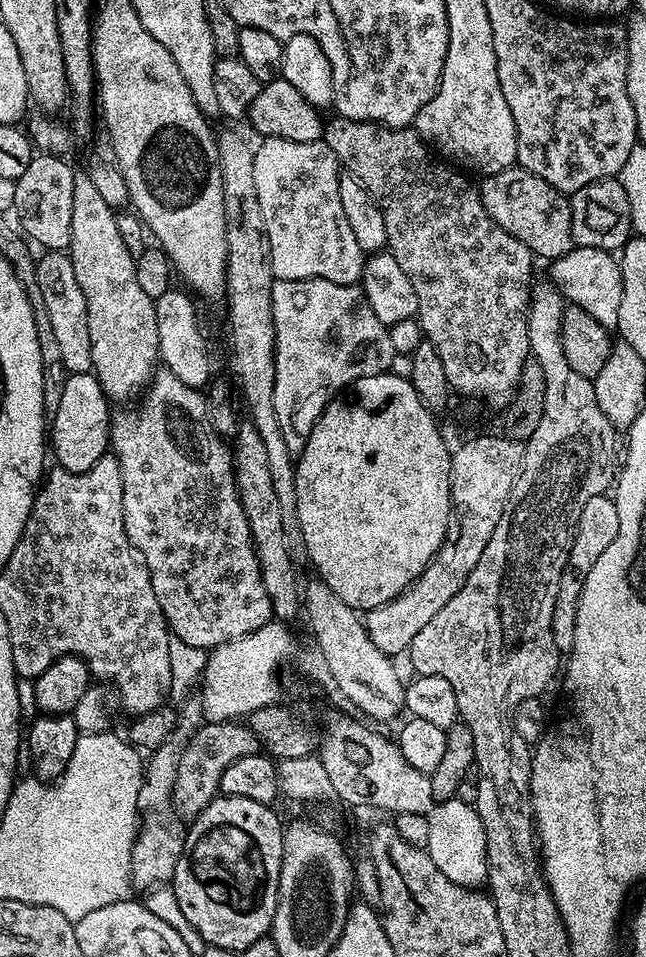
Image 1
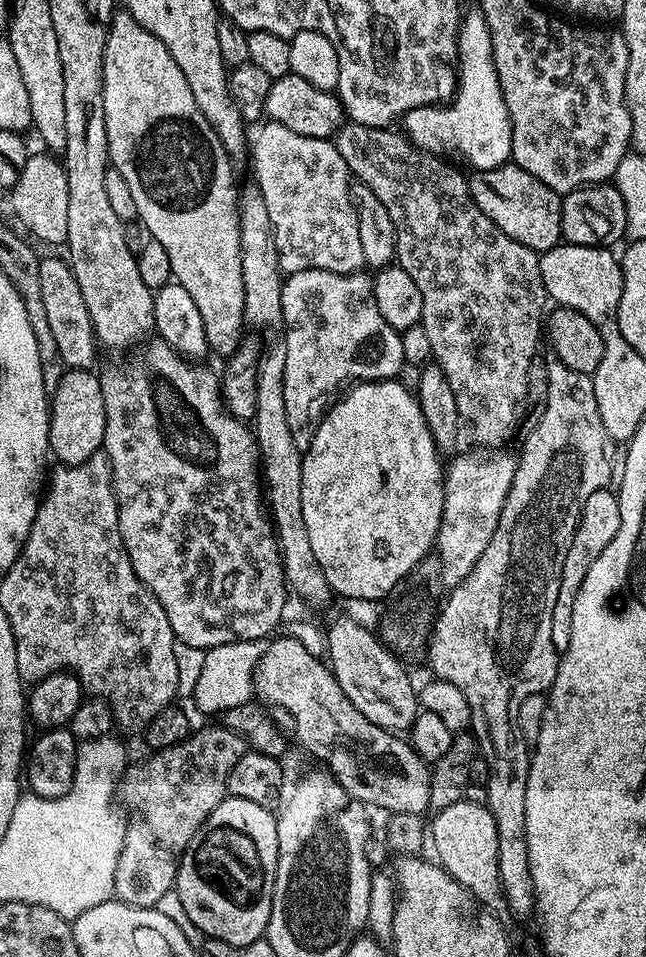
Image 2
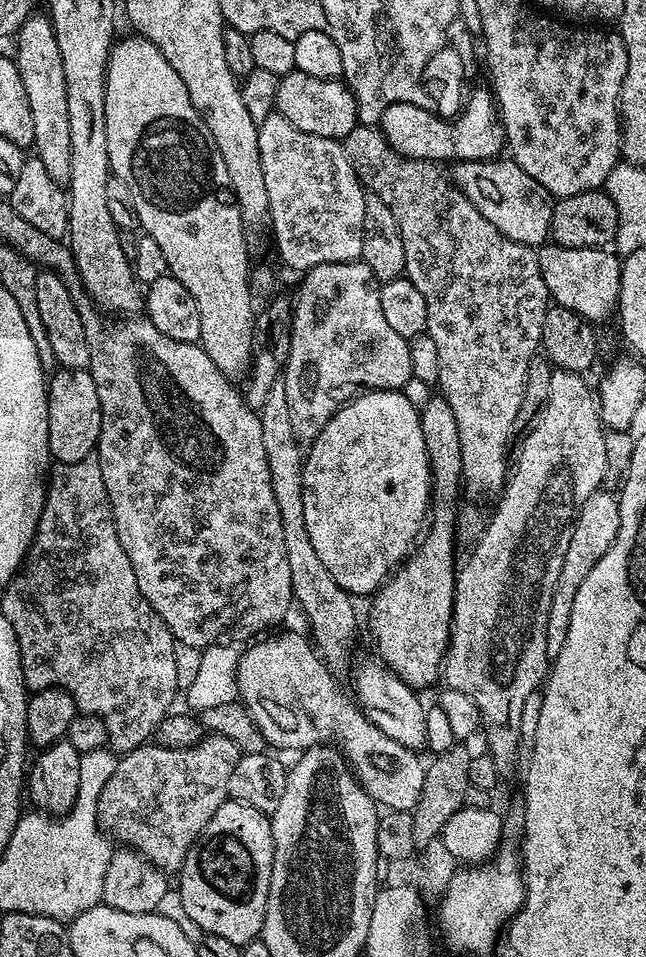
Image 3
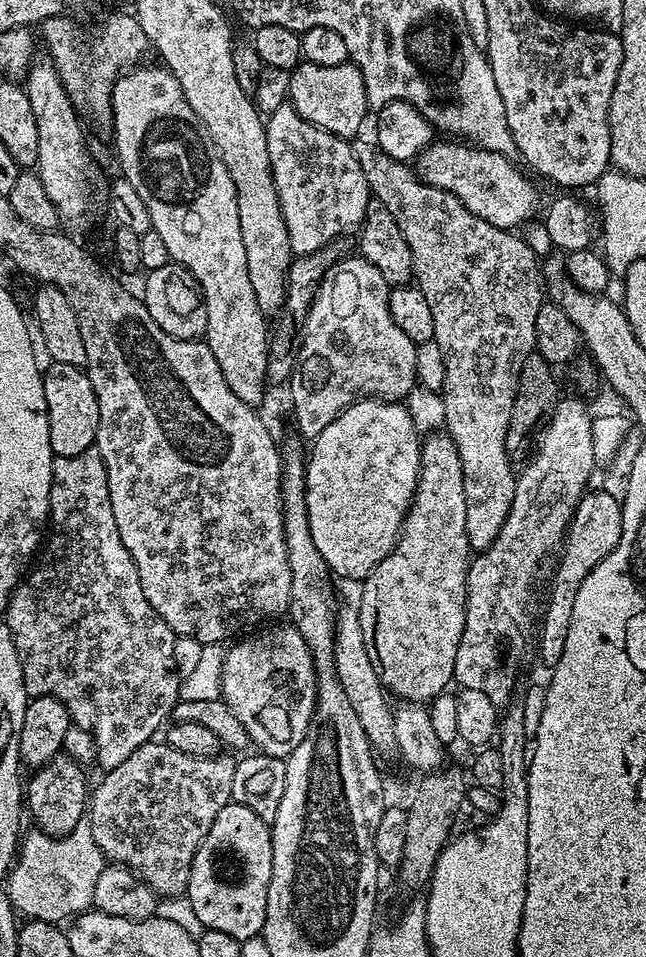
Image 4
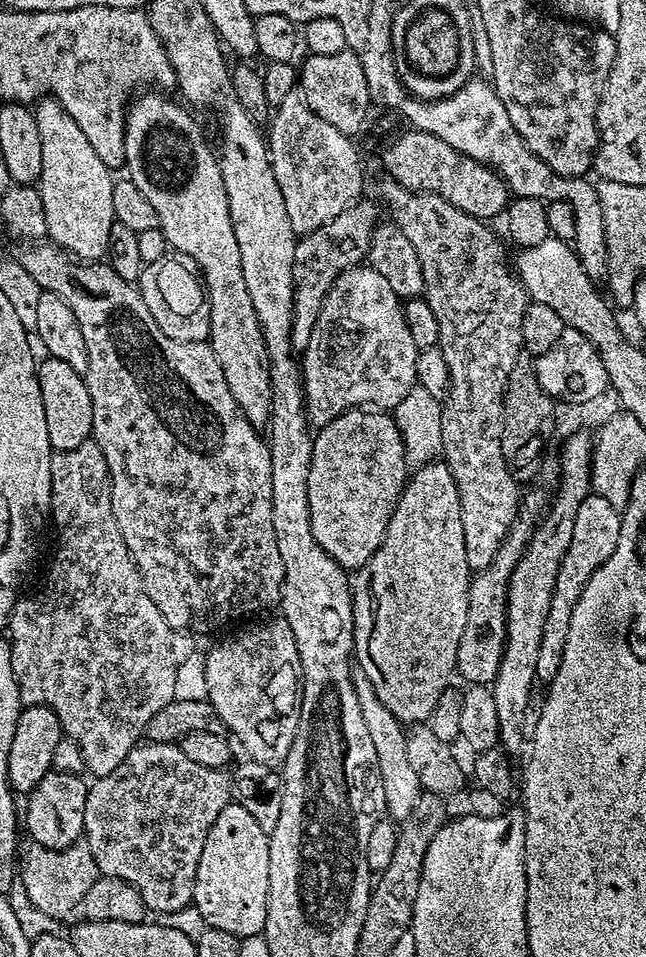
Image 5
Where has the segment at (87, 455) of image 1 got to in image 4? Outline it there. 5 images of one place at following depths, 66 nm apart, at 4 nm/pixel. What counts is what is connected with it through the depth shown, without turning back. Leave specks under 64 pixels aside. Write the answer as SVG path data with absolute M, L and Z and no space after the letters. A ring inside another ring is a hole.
M52 362L43 369L42 375L53 457L82 454L95 445L98 434L98 398L94 386L90 386L87 371Z

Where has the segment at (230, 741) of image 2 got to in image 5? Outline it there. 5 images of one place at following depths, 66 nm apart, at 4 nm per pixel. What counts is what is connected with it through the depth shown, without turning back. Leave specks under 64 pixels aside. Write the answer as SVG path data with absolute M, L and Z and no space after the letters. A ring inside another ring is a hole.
M141 742L130 750L130 754L126 754L126 758L122 762L122 766L118 766L118 770L110 770L110 774L91 781L86 798L86 818L84 819L82 840L90 850L90 854L96 863L96 871L100 876L122 879L122 881L128 882L130 886L134 886L134 889L141 895L142 902L149 913L174 912L192 904L194 878L198 874L198 858L202 858L202 846L206 846L206 834L210 834L210 826L214 826L214 818L218 818L218 814L222 814L222 810L226 810L226 806L230 803L233 803L232 778L225 769L201 766L199 762L186 758L186 754L182 754L179 743L153 744Z

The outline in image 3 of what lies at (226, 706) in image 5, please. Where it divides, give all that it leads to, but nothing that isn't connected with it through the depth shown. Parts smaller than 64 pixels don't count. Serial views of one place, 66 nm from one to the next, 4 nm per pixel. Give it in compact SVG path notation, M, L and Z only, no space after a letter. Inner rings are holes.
M279 632L249 643L240 652L240 665L236 671L239 699L254 718L258 730L262 730L265 745L272 747L273 744L276 748L296 748L295 750L314 748L317 744L332 745L348 761L353 776L377 805L388 810L411 812L422 794L425 761L420 761L416 757L419 755L413 749L402 746L402 742L386 738L386 734L382 734L382 730L378 730L378 726L374 726L364 715L357 701L350 696L348 700L347 694L340 692L336 685L339 684L337 677L332 675L313 641L305 633L304 637L300 632Z

